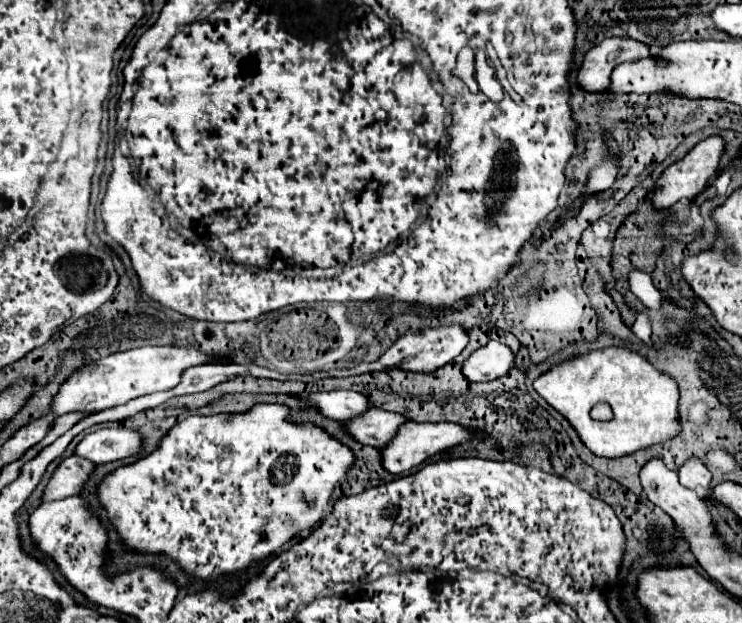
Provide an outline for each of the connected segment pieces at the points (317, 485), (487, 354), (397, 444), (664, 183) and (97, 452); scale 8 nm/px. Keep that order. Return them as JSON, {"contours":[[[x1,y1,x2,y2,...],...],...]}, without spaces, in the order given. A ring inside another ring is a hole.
{"contours":[[[255,403,251,409,247,409,245,413,219,413,219,415,211,415,211,417,199,417,199,415,191,415,187,419,183,419,181,423,177,423,175,427,171,427,167,431,167,435,161,437,159,447,129,463,129,465,121,465,115,471,111,471,99,485,97,485,97,493,99,499,105,503,105,511,109,517,109,523,115,527,119,543,133,551,135,555,163,555,171,561,177,563,177,567,181,571,185,571,191,579,199,579,205,583,215,583,219,581,219,577,225,575,237,575,249,567,255,567,257,563,265,561,267,557,271,557,273,553,281,551,281,547,285,543,289,543,291,539,301,537,303,533,309,533,327,513,329,507,329,499,335,491,335,487,347,477,349,469,355,465,355,453,353,449,349,449,347,445,343,445,339,439,335,439,333,435,329,435,323,427,315,425,313,421,303,421,303,423,293,423,289,421,289,407,287,405,269,405,269,403]],[[489,341,465,359,463,373,469,381,493,381,507,375,513,361,515,353,507,345]],[[409,421,409,425,401,427,401,435,397,433,397,437,385,447,381,449,381,457,383,457,383,465,389,473,397,475,397,473,405,473,411,471,413,467,425,463,429,457,443,453,447,449,471,443,471,441,485,441,491,439,483,429,471,429,467,425,459,425,459,423,449,423,449,421,441,421,441,423,413,423]],[[711,135,711,137,703,139,701,143,697,143,681,161,667,167,663,171,661,179,655,183,655,189,651,193,651,199,653,199,655,207,657,209,669,209,679,199,683,199,683,197,693,199,697,193,701,193,707,187,707,181,717,175,723,153,725,153,725,139,719,137,719,135]],[[99,429,81,439,81,443,75,447,75,455,89,459,91,463,107,463,135,455,139,445,141,435,137,429]]]}

